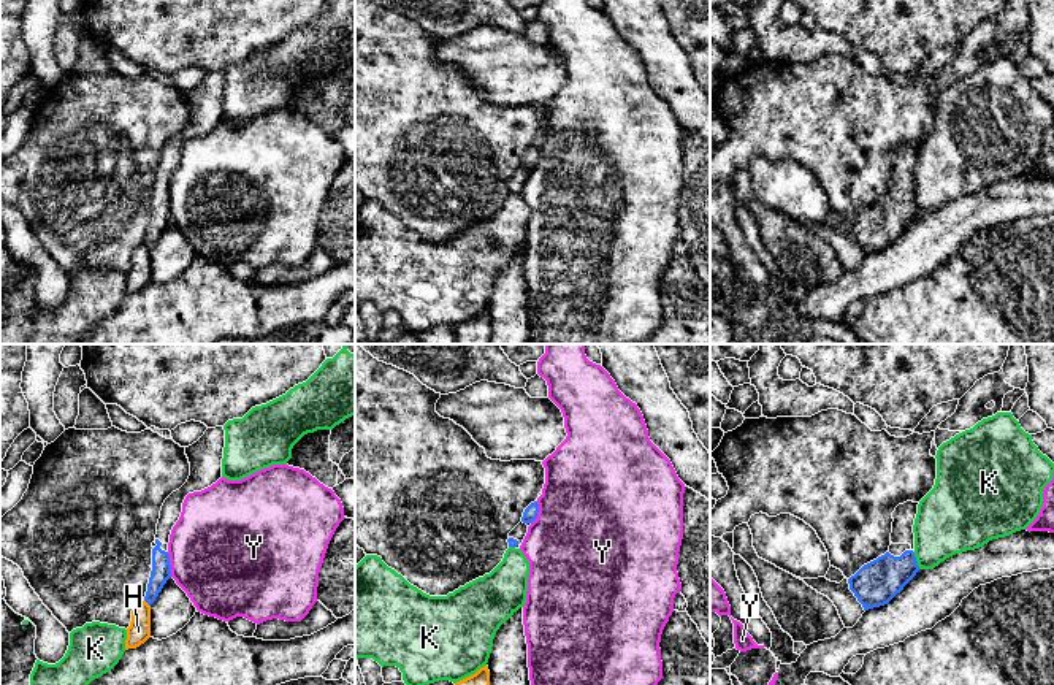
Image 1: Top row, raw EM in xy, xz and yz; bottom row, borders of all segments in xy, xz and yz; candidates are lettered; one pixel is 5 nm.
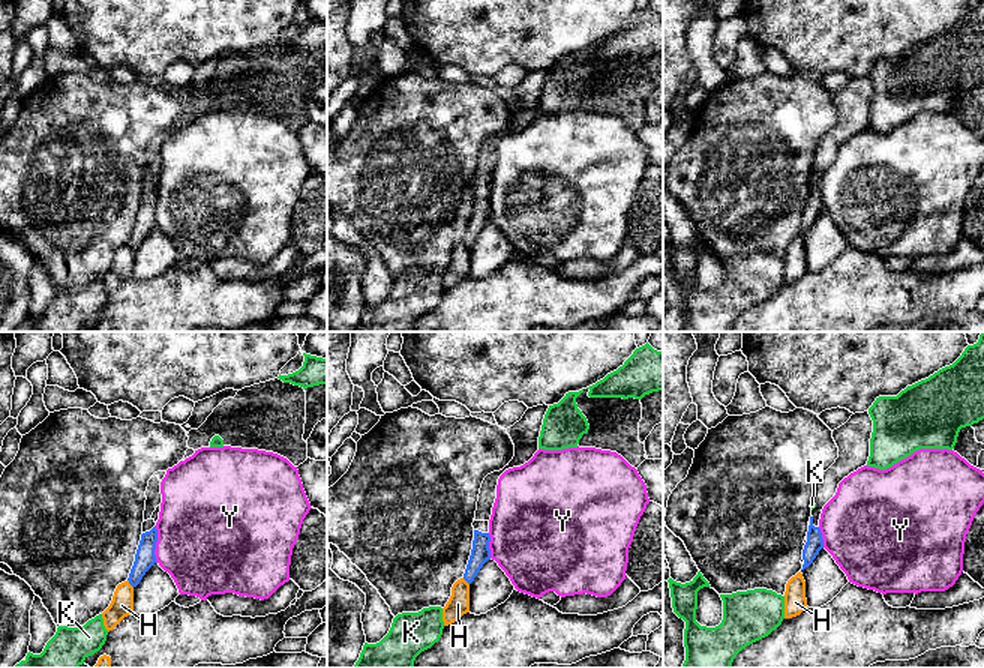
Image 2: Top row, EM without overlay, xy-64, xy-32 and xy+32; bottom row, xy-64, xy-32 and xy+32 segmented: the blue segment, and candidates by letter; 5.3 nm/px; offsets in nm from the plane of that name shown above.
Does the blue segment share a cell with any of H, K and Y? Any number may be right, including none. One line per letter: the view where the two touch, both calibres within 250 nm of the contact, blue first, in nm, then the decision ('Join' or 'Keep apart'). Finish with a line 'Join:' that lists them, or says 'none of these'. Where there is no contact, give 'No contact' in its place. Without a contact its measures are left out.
H: Touches blue in xy. Thickness 100 nm (blue) against 120 nm. Keep apart
K: Touches blue in yz. Thickness 220 nm (blue) against 320 nm. Keep apart
Y: Touches blue in xy. Thickness 100 nm (blue) against 500 nm. Keep apart
Join: none of these

